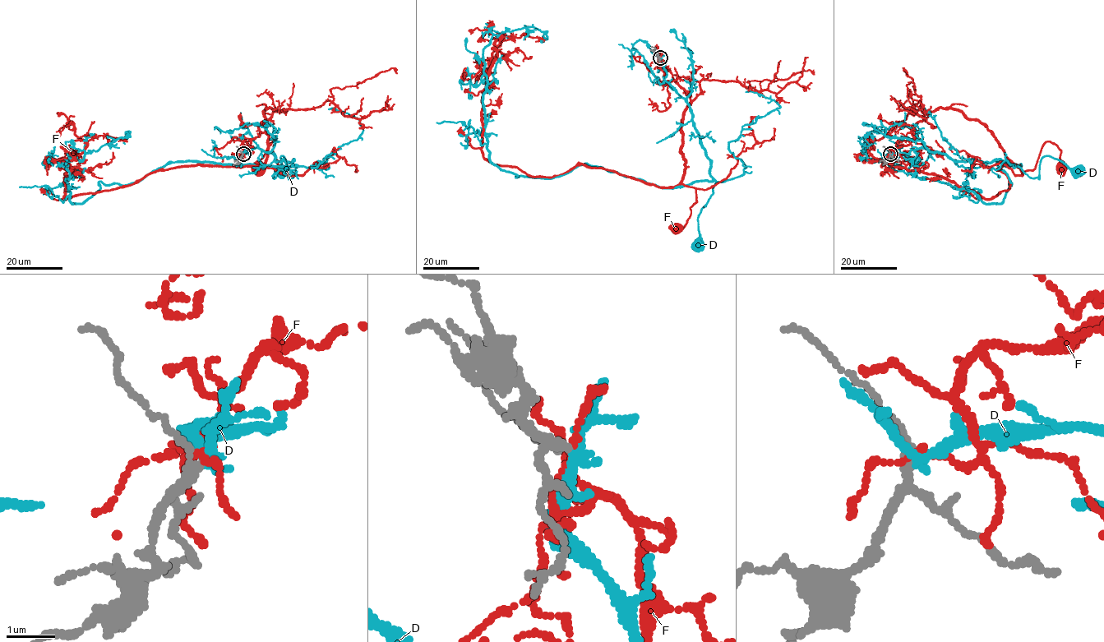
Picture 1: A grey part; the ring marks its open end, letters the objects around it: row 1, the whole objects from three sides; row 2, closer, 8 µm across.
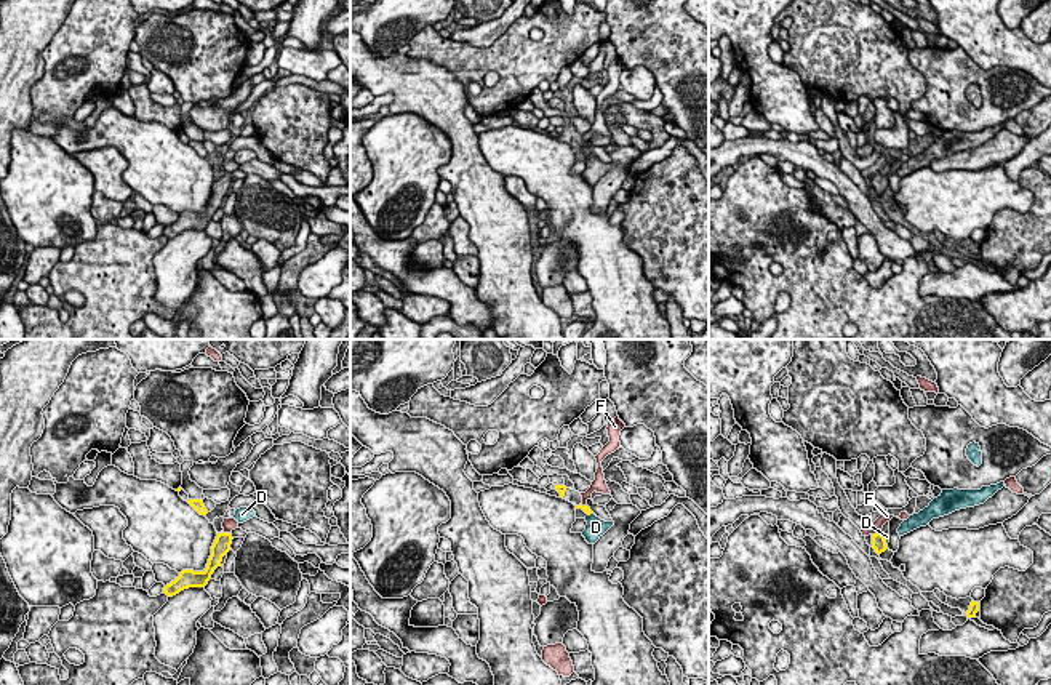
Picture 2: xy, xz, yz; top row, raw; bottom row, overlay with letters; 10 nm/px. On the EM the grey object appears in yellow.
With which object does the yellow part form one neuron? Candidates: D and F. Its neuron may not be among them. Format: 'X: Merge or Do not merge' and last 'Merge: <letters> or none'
D: Merge
F: Do not merge
Merge: D

